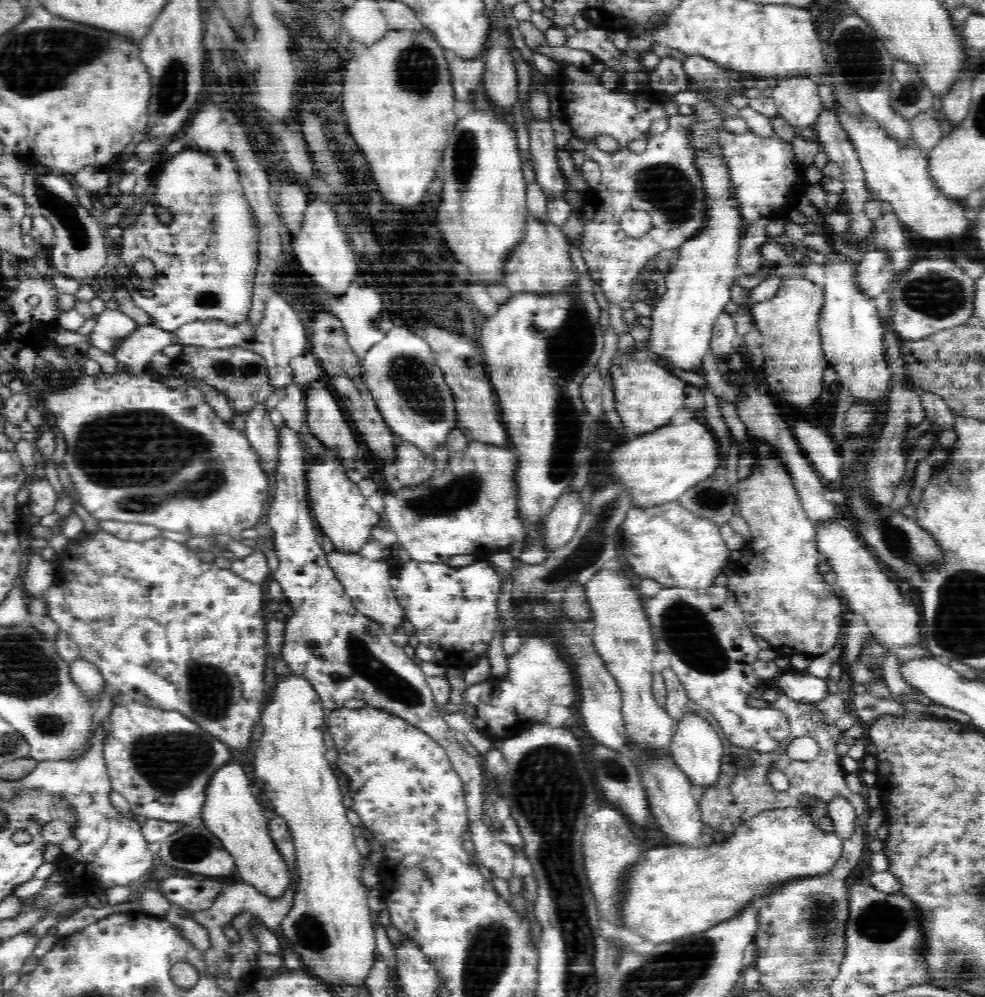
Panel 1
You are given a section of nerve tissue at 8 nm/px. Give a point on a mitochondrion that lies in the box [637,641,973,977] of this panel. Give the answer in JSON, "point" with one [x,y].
{"point":[881,923]}

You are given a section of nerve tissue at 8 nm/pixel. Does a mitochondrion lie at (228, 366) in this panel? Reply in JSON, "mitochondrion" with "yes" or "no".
{"mitochondrion":"yes"}

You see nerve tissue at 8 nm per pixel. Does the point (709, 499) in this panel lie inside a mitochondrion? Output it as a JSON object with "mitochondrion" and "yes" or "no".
{"mitochondrion":"yes"}

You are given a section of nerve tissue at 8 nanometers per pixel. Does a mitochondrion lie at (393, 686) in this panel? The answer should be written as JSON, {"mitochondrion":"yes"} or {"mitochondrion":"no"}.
{"mitochondrion":"yes"}

